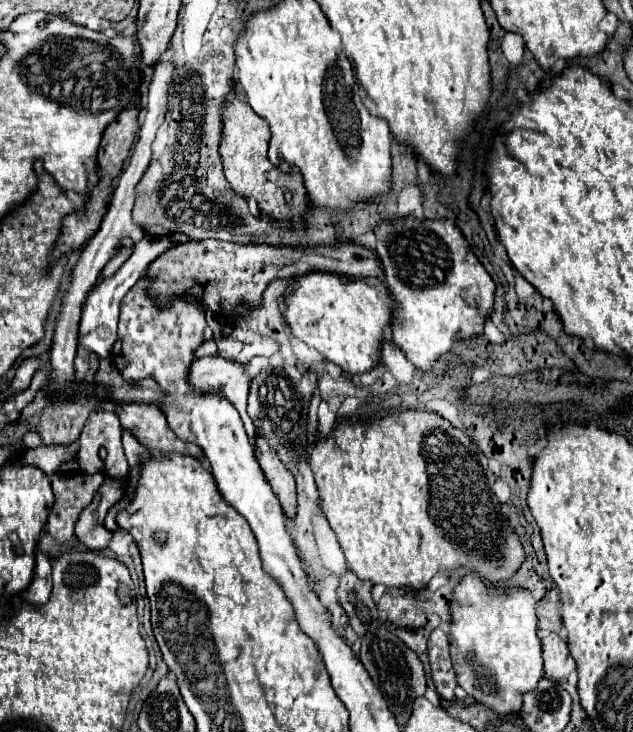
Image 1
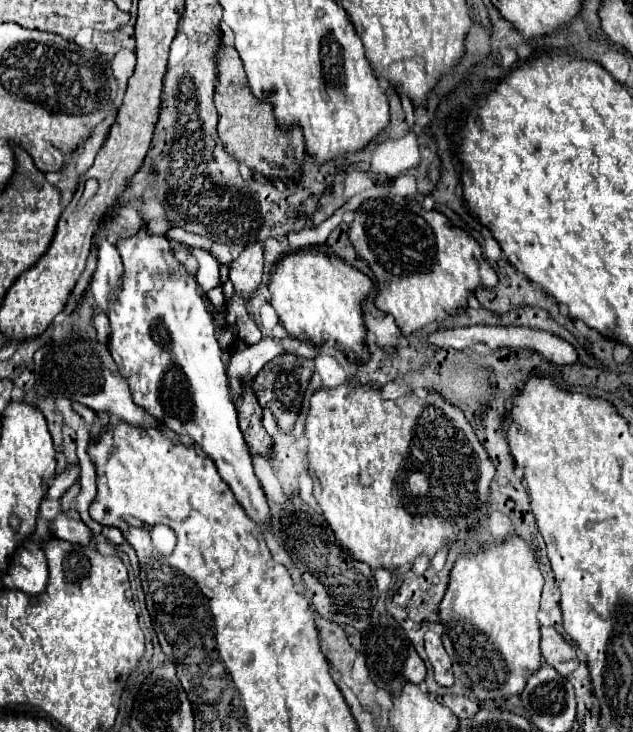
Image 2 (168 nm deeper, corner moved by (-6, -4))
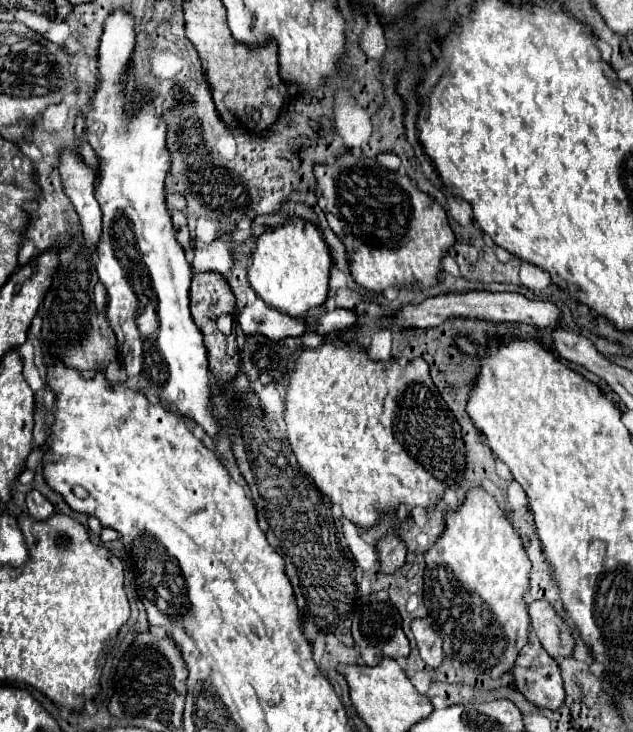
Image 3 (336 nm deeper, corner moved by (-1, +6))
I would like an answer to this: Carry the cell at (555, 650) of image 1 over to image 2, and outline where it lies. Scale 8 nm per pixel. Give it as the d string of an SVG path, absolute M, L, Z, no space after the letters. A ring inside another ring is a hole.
M542 626L540 648L544 662L558 670L562 676L570 676L580 666L576 648L570 642L566 642L552 626Z

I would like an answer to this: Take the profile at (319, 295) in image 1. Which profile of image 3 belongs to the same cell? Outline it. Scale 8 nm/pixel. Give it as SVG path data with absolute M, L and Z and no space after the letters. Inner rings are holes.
M289 218L281 226L269 228L257 238L251 264L247 266L247 276L249 284L267 306L273 306L275 310L281 310L289 316L303 318L311 308L321 308L327 300L329 268L329 248L313 222L303 218Z

